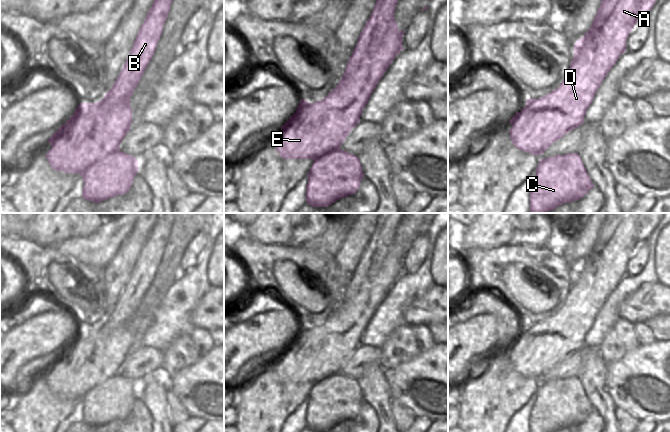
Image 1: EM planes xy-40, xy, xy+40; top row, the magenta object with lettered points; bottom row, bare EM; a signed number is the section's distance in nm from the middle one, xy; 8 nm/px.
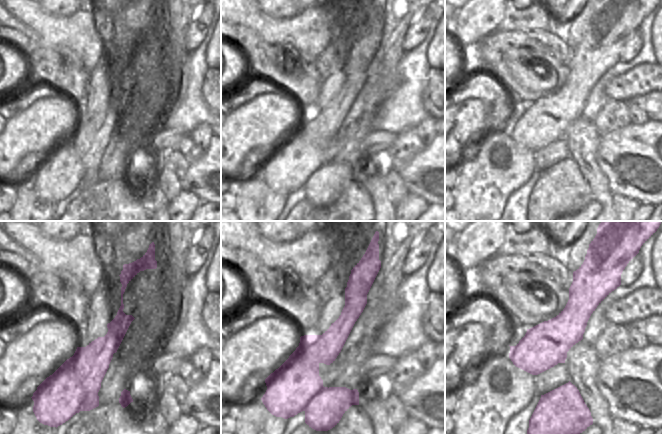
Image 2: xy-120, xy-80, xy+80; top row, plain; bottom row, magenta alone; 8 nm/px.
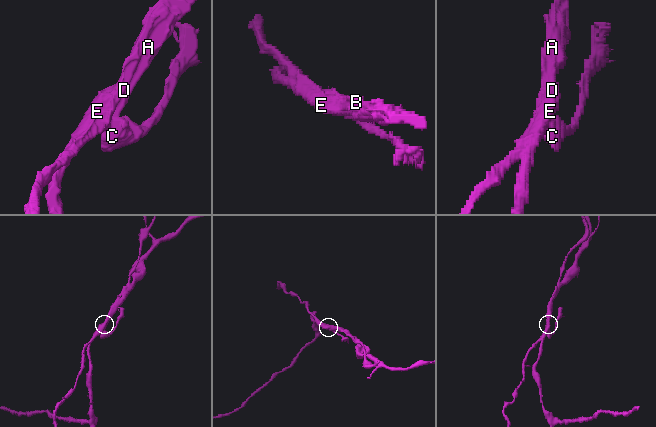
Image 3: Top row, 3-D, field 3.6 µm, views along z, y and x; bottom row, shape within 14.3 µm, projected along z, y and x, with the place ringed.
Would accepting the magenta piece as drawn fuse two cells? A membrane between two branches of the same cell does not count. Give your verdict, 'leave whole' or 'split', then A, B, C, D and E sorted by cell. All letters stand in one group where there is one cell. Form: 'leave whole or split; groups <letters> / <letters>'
split; groups A D E / B C

